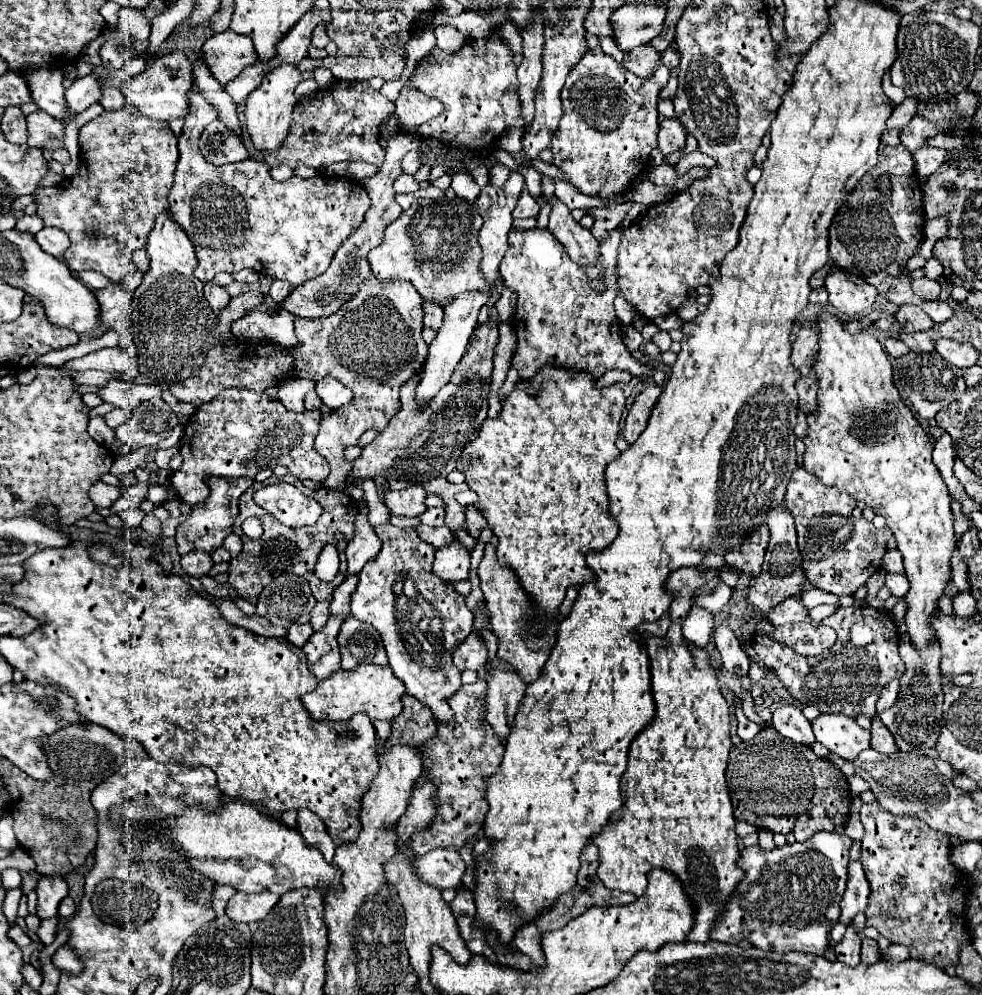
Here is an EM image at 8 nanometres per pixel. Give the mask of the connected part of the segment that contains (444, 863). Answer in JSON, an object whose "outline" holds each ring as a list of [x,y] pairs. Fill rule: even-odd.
{"outline":[[[436,848],[414,860],[414,872],[418,874],[418,878],[438,890],[460,888],[464,870],[466,870],[464,860],[456,850],[450,848],[448,850]]]}

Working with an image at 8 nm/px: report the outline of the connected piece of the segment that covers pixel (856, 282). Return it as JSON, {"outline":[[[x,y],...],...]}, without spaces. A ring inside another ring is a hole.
{"outline":[[[834,268],[828,278],[824,288],[828,290],[828,302],[848,314],[848,316],[856,316],[856,314],[864,314],[866,310],[872,308],[878,292],[874,290],[874,286],[862,282],[862,278],[848,274],[840,268]]]}

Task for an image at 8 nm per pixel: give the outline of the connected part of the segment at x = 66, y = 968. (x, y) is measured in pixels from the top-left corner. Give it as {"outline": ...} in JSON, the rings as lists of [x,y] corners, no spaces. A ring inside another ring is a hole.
{"outline":[[[62,946],[62,948],[54,954],[52,962],[54,962],[54,966],[56,966],[58,970],[62,970],[62,972],[78,974],[78,972],[82,970],[82,962],[80,962],[80,958],[76,956],[76,952],[70,950],[70,948],[66,948],[66,946]]]}

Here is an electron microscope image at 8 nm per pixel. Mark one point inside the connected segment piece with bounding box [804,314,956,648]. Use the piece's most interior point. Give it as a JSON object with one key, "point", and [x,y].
{"point":[862,439]}

